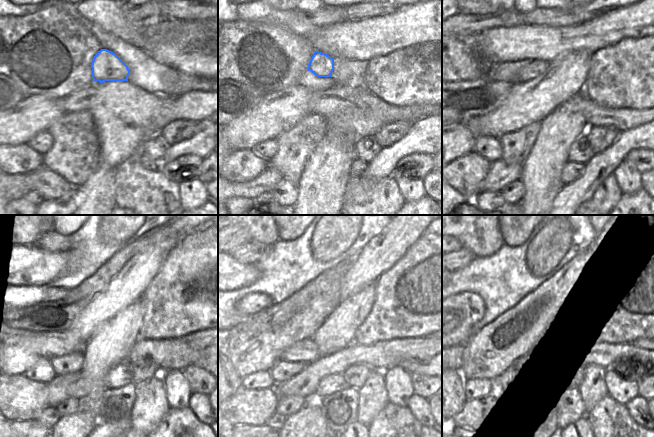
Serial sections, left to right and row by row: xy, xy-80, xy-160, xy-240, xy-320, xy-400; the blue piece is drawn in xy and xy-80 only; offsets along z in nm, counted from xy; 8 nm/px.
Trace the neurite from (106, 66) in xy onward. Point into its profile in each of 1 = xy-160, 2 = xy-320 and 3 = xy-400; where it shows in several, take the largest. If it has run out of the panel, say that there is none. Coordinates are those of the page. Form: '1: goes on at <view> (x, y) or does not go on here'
1: goes on at xy-160 (513, 72)
2: goes on at xy-320 (254, 302)
3: goes on at xy-400 (462, 311)

